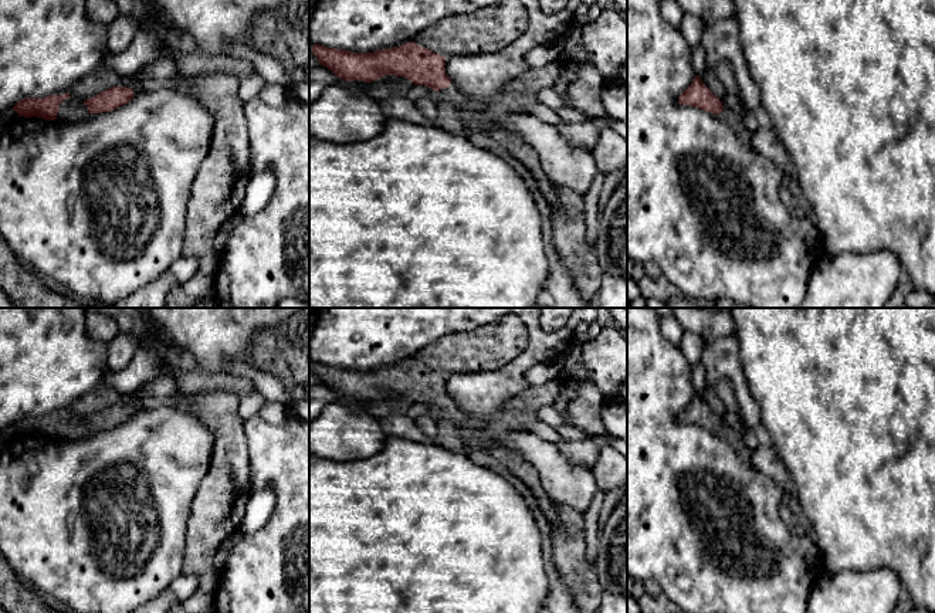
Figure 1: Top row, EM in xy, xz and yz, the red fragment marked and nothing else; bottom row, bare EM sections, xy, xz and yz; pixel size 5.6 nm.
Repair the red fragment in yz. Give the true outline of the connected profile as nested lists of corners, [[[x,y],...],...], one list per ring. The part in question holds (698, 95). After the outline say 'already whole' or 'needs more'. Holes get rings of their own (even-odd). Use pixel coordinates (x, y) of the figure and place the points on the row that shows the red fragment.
[[[697,75],[694,78],[691,85],[678,96],[678,102],[711,114],[718,114],[722,121],[734,129],[736,138],[745,146],[751,148],[751,132],[735,112],[722,106],[722,102],[709,91],[701,77]]]; needs more

